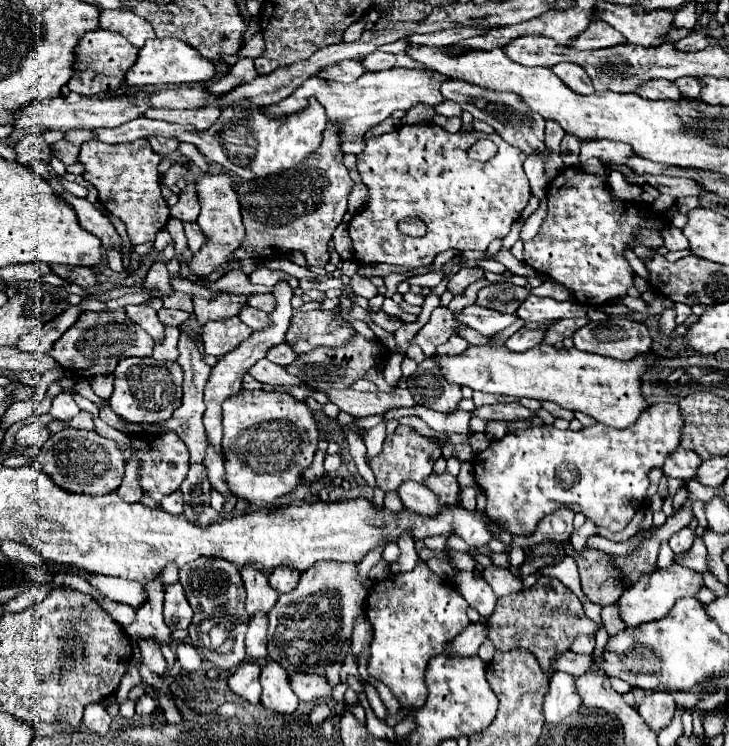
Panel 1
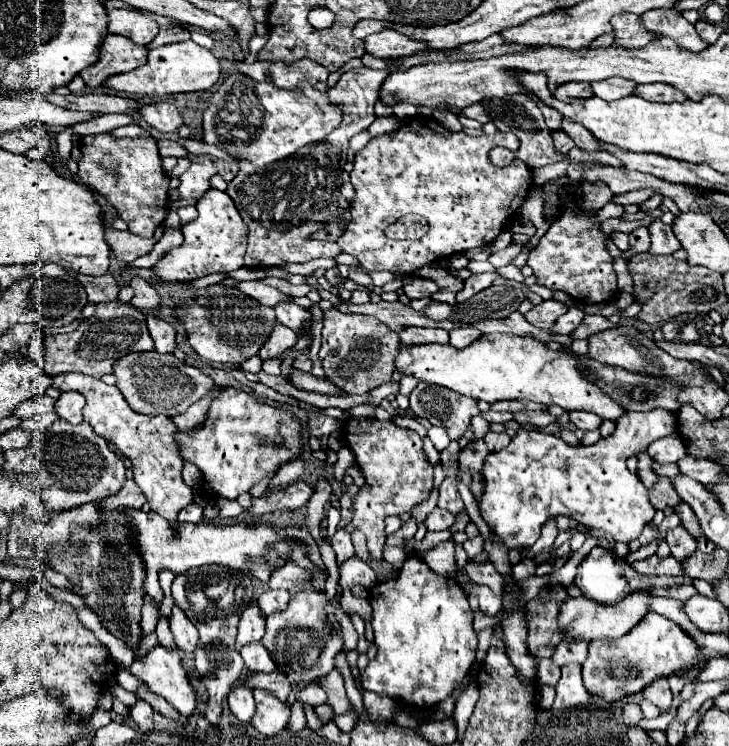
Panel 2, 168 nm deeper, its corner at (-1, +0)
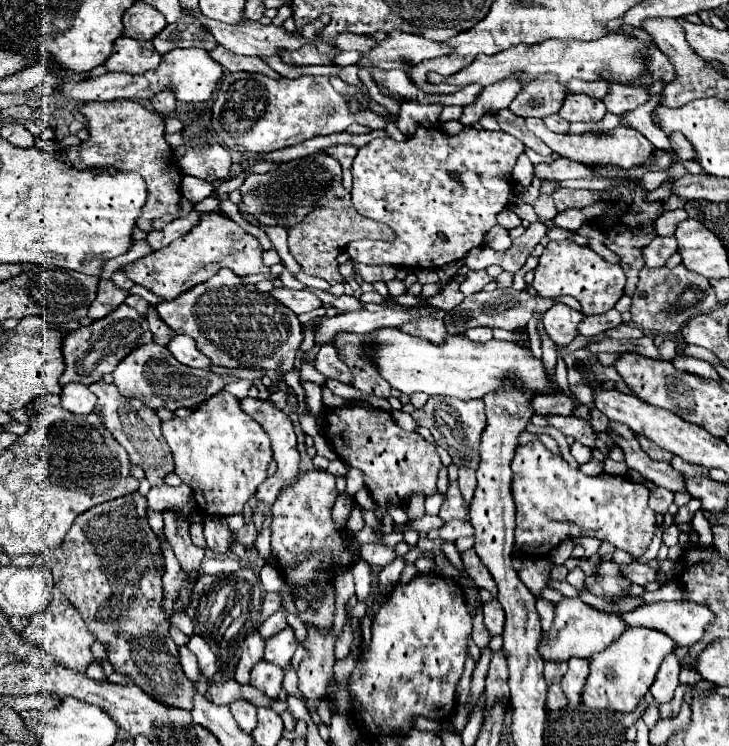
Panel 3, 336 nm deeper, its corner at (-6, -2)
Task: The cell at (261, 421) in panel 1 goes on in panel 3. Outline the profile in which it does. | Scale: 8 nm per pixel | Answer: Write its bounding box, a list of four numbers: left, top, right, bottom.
[162,390,274,516]

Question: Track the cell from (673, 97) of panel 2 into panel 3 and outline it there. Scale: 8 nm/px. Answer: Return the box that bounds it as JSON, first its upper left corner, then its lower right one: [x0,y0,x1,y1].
[604,84,652,114]

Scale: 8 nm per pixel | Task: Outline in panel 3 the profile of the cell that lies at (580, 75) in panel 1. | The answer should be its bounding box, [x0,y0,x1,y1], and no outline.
[560,94,606,122]

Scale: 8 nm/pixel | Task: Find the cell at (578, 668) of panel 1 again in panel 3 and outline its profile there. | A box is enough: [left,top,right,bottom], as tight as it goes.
[548,684,566,710]

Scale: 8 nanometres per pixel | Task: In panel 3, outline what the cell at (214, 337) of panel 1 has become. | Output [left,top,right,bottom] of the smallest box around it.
[156,268,302,374]

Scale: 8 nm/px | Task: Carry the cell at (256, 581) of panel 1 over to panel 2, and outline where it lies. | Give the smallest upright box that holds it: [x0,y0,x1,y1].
[237,602,265,652]

